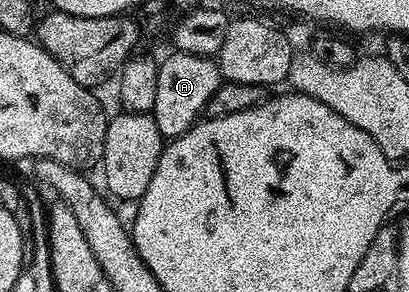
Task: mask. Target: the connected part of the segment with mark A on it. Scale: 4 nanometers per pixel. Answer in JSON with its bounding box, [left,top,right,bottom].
[150,51,222,141]

